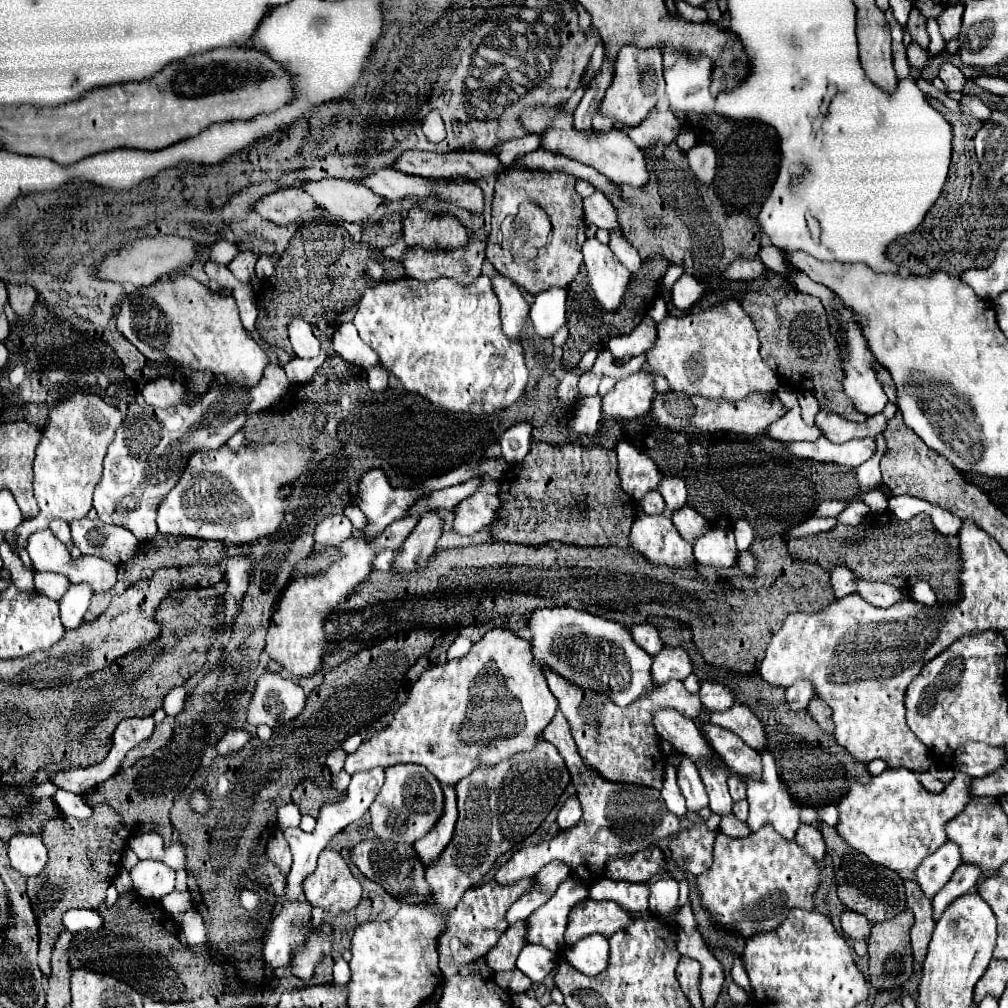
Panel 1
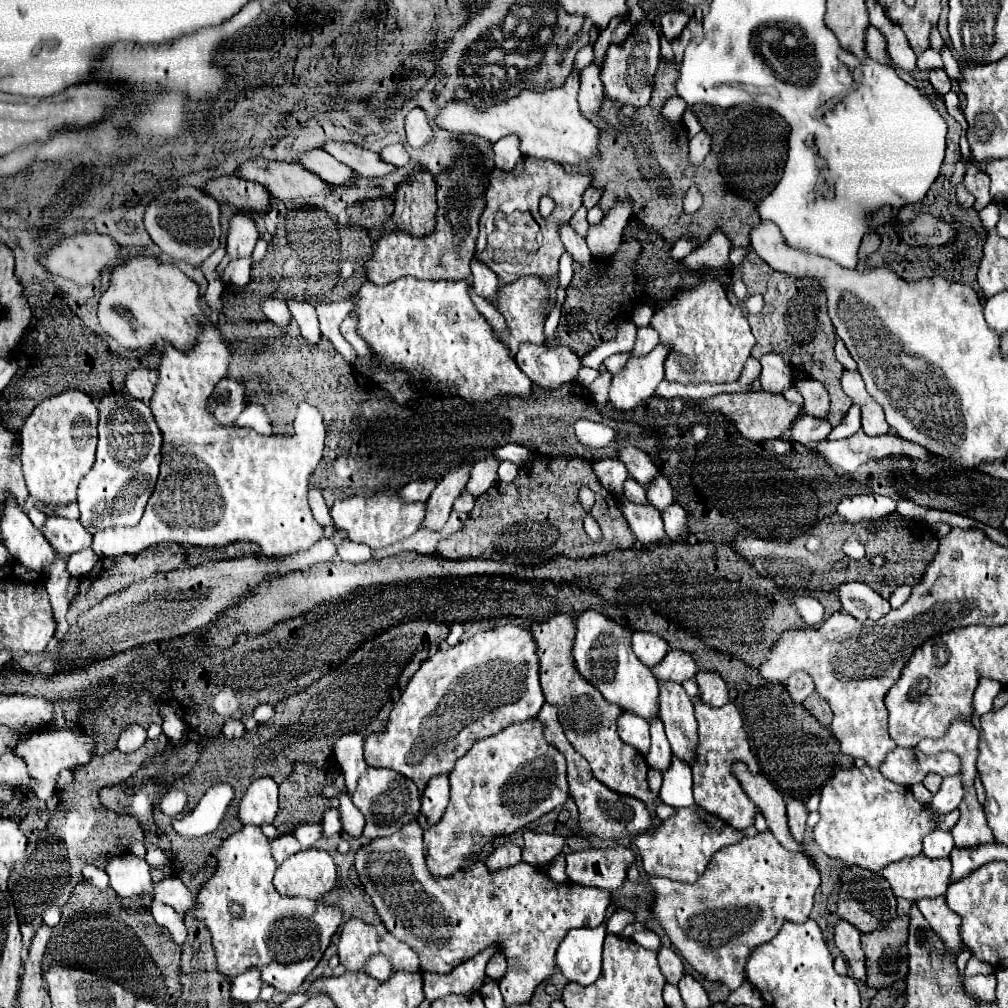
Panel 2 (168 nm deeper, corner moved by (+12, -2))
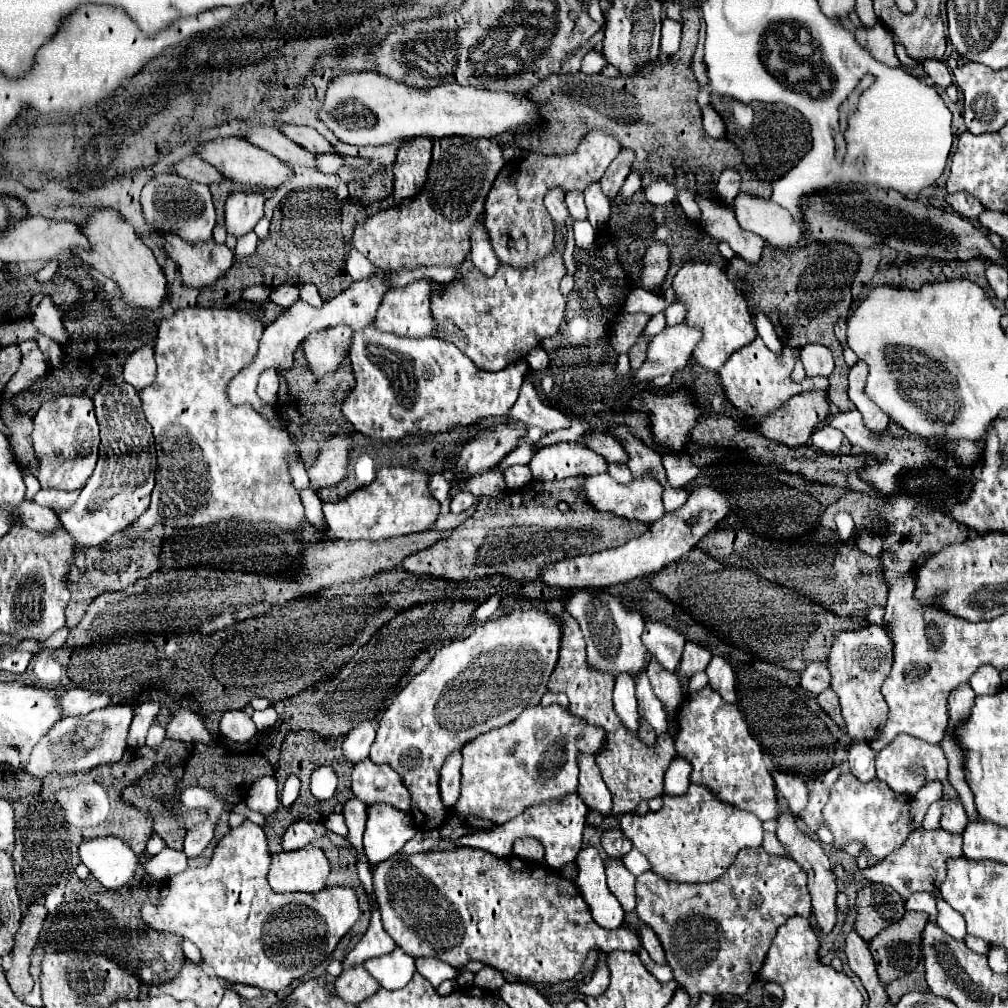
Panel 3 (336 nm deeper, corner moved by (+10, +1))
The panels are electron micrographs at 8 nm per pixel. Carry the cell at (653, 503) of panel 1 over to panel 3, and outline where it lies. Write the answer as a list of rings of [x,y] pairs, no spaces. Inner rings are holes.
[[[607,463],[607,473],[619,483],[629,483],[633,479],[627,465],[621,465],[621,463]]]

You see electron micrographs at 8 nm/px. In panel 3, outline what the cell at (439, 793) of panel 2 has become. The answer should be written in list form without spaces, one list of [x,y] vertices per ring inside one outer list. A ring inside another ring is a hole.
[[[461,749],[453,751],[447,759],[445,765],[441,769],[441,781],[439,781],[439,789],[441,789],[441,799],[445,803],[445,807],[453,807],[455,801],[459,799],[459,785],[461,785]]]

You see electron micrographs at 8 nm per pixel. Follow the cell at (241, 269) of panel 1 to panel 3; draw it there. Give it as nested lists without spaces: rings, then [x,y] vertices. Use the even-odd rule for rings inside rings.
[[[231,193],[225,203],[225,225],[227,233],[241,237],[257,225],[263,217],[263,193]]]

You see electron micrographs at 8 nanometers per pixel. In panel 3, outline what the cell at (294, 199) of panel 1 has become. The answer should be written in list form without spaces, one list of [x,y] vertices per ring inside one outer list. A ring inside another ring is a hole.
[[[185,157],[181,161],[177,161],[173,165],[173,171],[185,179],[191,179],[191,181],[197,181],[197,183],[205,183],[205,185],[211,185],[211,183],[221,183],[221,173],[217,173],[211,165],[205,165],[205,161],[201,161],[199,157]]]

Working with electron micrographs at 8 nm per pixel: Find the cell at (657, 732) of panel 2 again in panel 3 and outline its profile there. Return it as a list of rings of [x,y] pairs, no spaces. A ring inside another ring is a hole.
[[[641,671],[635,679],[635,695],[637,695],[637,703],[639,703],[639,713],[653,725],[657,735],[665,733],[667,731],[665,709],[663,709],[661,701],[657,699],[657,695],[653,693],[645,671]]]

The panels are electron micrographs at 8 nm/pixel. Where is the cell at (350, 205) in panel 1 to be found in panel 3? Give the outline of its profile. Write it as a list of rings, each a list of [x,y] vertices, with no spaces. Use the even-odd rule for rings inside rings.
[[[217,137],[207,143],[201,143],[195,147],[195,155],[201,157],[203,161],[207,161],[209,165],[213,165],[223,177],[243,183],[247,187],[275,189],[277,185],[291,179],[291,175],[293,175],[293,171],[283,161],[277,161],[277,157],[265,153],[263,149],[257,149],[255,145],[249,145],[247,141],[243,141],[239,137],[227,137],[227,139]]]

